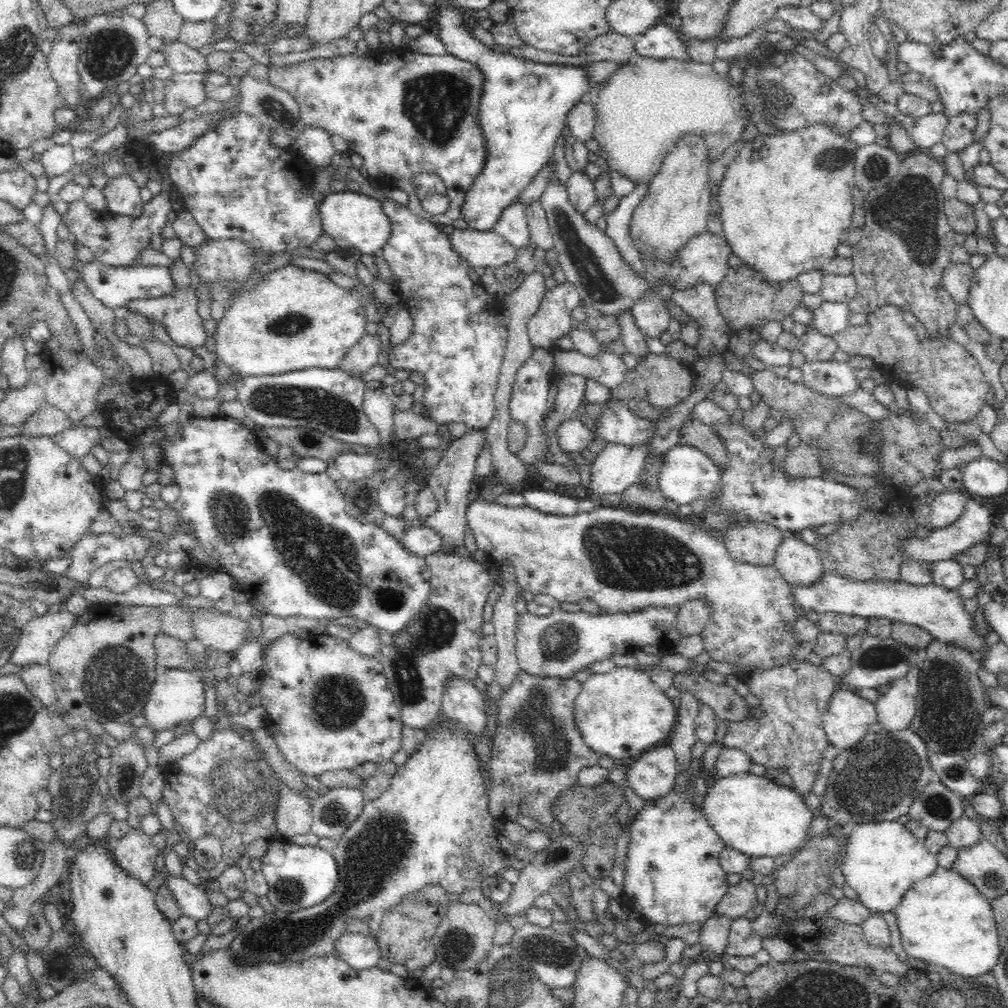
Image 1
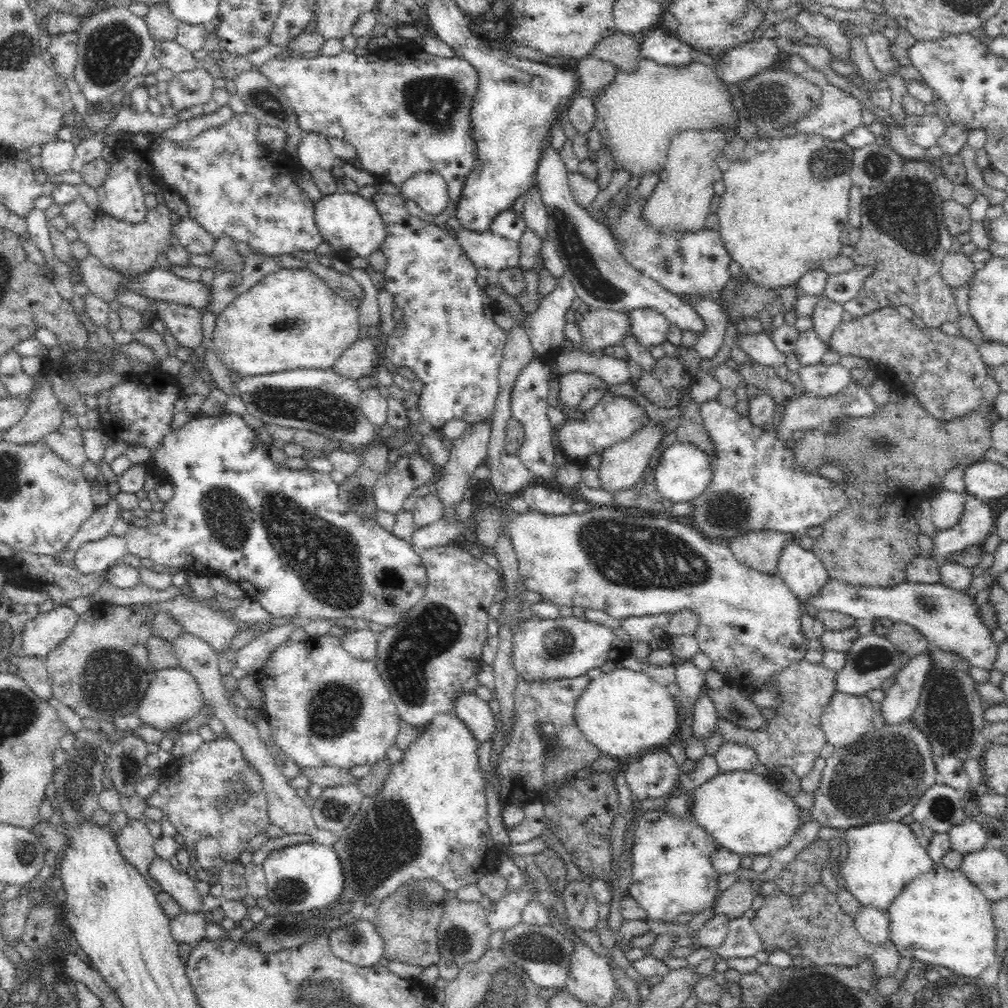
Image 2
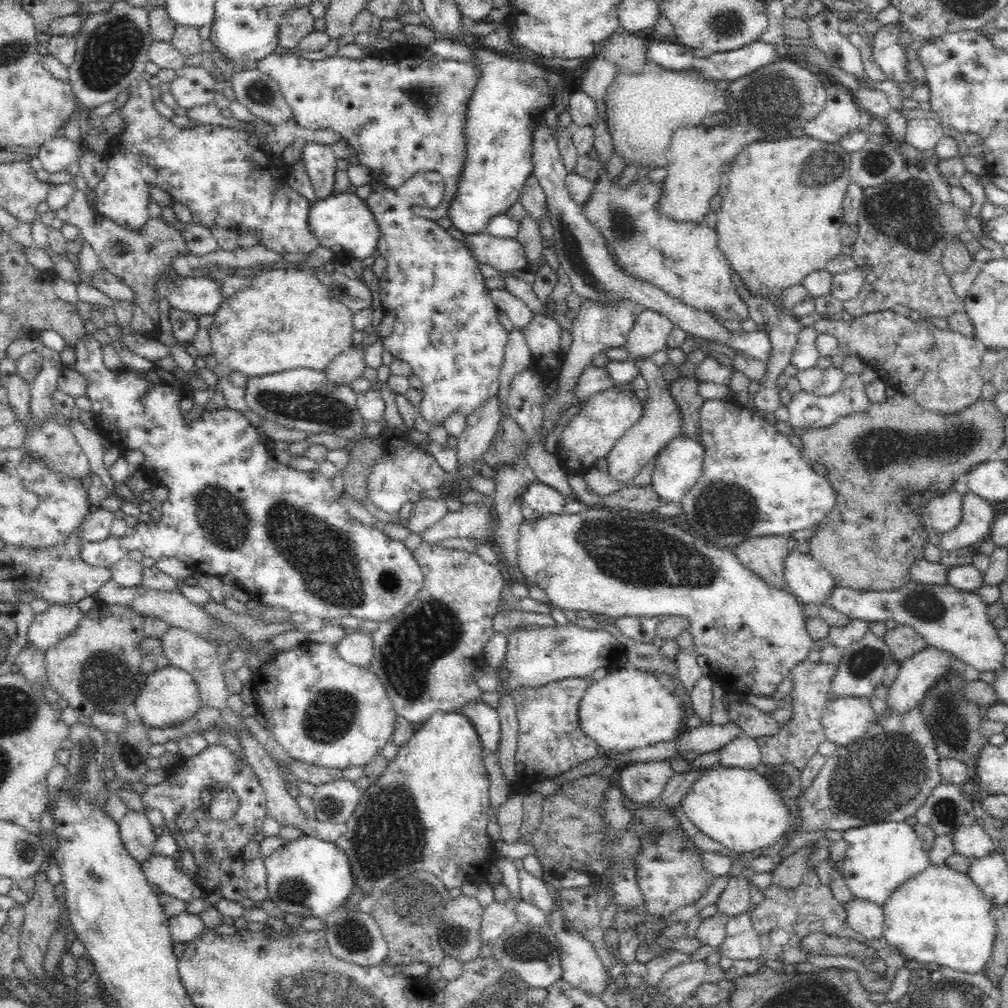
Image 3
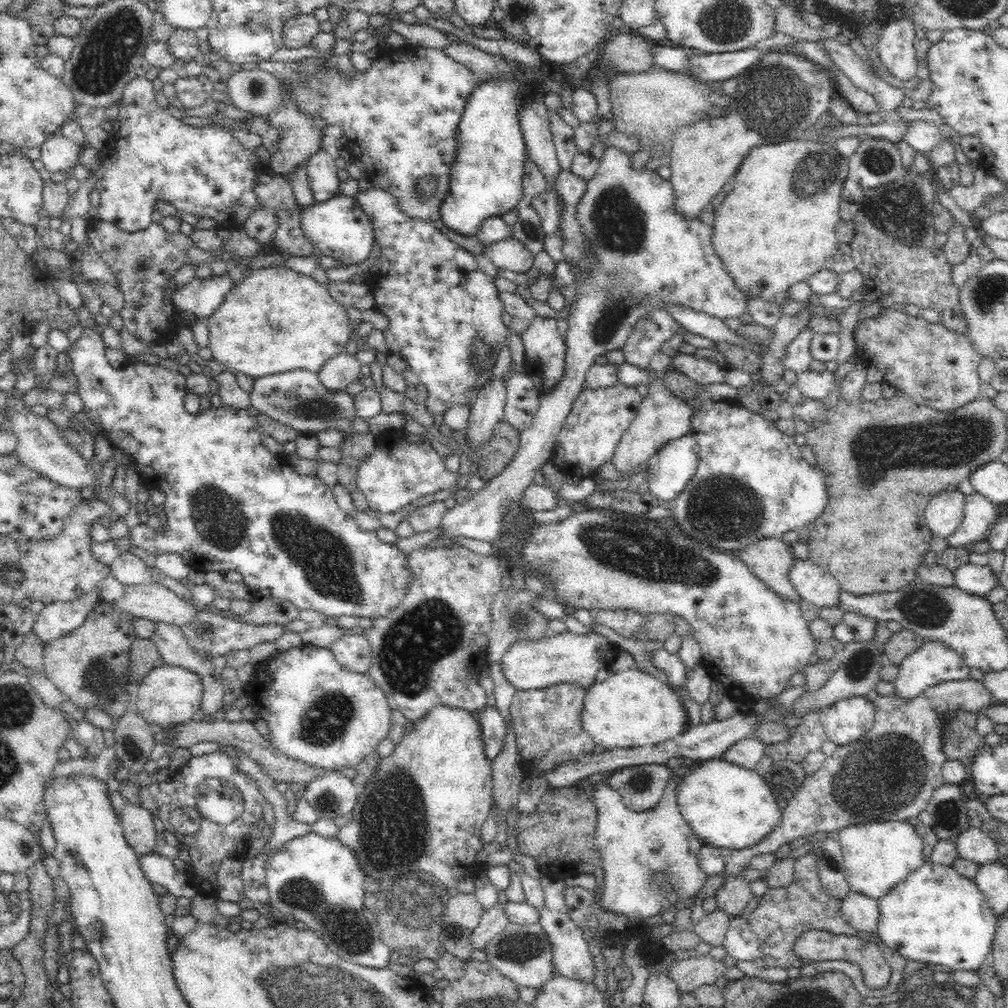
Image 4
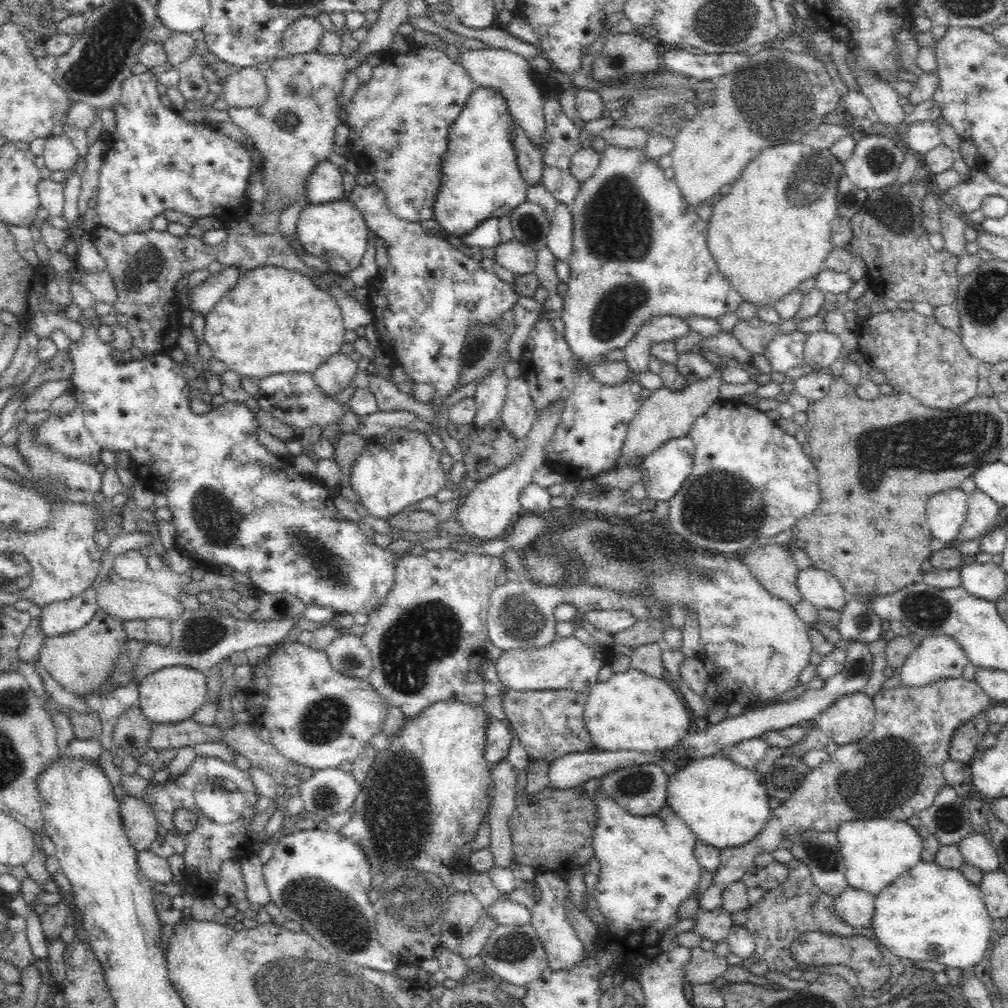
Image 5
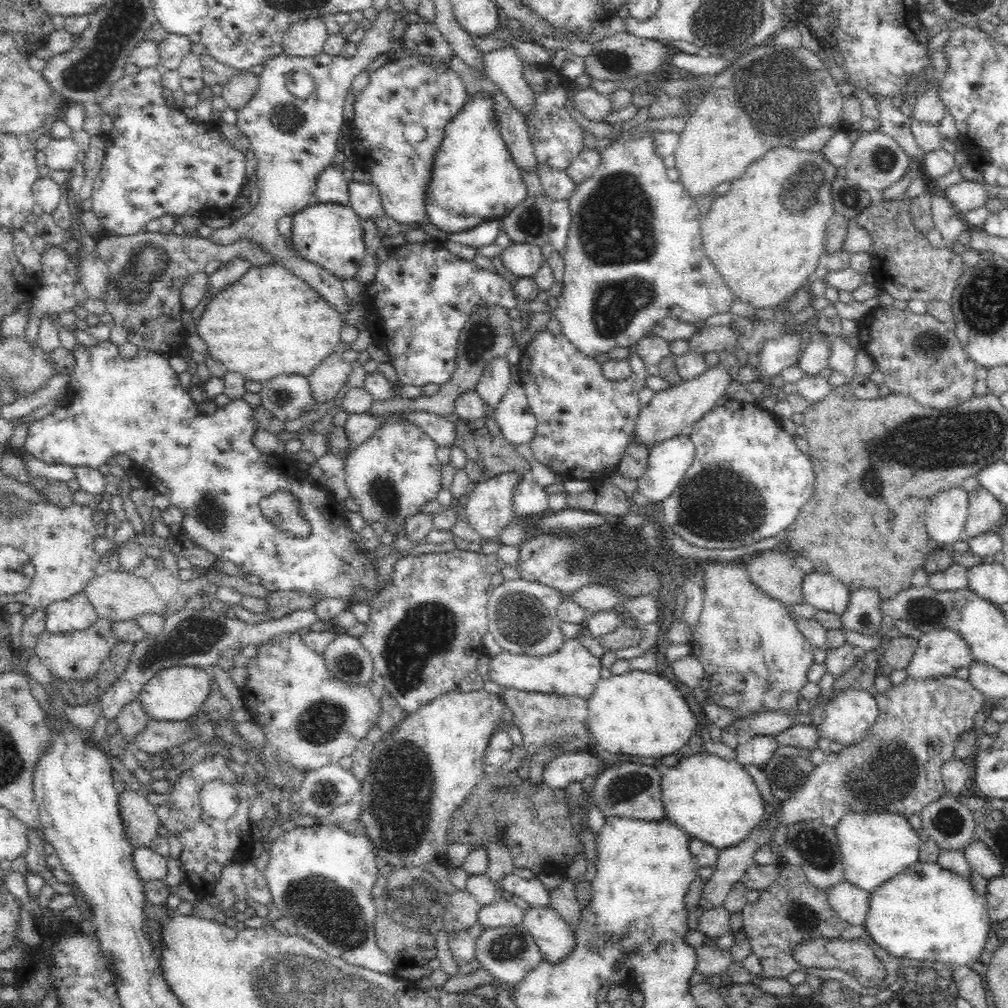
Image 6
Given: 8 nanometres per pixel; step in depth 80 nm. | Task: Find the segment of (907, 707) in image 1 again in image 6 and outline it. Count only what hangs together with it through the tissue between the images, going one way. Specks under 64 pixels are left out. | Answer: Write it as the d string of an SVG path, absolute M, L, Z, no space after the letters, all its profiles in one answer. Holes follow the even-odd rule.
M952 629L933 630L932 632L923 634L918 641L918 648L914 650L908 666L905 671L907 678L923 681L929 678L941 676L954 676L956 670L963 666L969 666L972 663L970 657L970 649L968 645L962 641L960 634Z

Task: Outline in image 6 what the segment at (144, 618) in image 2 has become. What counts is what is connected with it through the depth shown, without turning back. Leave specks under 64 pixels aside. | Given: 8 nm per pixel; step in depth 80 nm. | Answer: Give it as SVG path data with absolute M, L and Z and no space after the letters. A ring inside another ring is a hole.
M100 616L92 626L84 630L58 634L44 631L37 638L35 653L39 656L41 664L51 672L53 678L72 681L72 683L89 681L97 675L112 648L120 643L118 637L113 633L112 623L112 620Z

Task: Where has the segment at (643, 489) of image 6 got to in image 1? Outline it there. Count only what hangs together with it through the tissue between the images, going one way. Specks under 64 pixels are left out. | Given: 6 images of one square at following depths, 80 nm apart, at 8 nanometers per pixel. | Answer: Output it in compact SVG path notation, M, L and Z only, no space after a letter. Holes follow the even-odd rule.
M680 445L670 448L663 458L659 474L659 484L666 499L679 506L690 504L699 499L708 499L721 488L722 472L718 466L704 453L691 445Z

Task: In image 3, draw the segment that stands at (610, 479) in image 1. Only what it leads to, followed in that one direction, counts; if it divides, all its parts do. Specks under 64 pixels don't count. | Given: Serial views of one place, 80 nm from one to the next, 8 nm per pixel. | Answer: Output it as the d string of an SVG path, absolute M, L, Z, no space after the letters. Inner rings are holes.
M632 358L636 367L647 380L646 400L643 402L644 414L640 422L634 424L630 430L615 443L613 450L606 456L608 462L607 474L616 480L622 487L630 486L638 472L654 461L655 457L665 448L674 438L679 437L681 430L681 413L671 395L671 390L666 387L666 381L660 374L658 365L651 358Z

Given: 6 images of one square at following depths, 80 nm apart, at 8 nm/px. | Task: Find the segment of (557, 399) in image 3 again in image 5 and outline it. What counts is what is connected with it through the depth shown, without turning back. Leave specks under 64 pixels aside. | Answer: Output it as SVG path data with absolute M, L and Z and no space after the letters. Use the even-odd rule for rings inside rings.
M607 145L600 156L599 165L596 172L581 185L570 206L573 217L573 251L568 258L570 265L570 276L567 280L567 295L563 298L564 306L561 310L561 318L565 324L565 339L572 353L572 363L578 371L591 366L591 362L596 356L606 354L614 349L622 349L629 340L634 338L638 328L650 320L652 316L678 316L681 319L686 316L707 316L717 319L719 316L728 313L735 313L743 302L746 302L739 292L732 288L728 279L720 272L712 253L707 247L707 223L703 222L691 206L687 206L680 195L680 187L666 175L666 171L656 165L656 161L647 160L644 157L643 149L624 149L614 145ZM560 398L556 402L550 402L546 409L537 411L536 421L532 424L529 434L522 439L526 448L505 470L499 471L487 480L480 481L476 488L467 494L466 502L459 504L452 516L466 534L478 536L486 541L496 537L501 538L509 531L516 517L522 513L520 504L522 490L533 483L535 472L546 468L546 446L562 422L564 406L566 404Z

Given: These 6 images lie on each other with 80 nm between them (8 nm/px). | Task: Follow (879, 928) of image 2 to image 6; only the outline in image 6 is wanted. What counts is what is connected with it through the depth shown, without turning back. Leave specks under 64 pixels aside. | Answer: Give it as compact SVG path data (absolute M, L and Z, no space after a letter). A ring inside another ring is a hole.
M848 881L832 886L827 892L830 907L844 922L852 926L865 925L870 910L871 894Z

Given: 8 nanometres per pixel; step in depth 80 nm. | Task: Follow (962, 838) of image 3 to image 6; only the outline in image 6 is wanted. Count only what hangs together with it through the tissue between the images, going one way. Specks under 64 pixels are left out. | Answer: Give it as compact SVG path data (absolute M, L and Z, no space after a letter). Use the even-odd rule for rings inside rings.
M973 837L972 840L962 848L962 852L971 868L984 878L987 878L987 880L1003 874L1000 861L996 858L993 851L979 838Z

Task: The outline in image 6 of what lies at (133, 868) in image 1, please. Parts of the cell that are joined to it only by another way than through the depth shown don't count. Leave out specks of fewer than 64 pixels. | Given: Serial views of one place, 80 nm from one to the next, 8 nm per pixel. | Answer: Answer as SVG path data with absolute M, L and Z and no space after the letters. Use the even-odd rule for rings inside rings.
M125 790L118 799L127 839L134 849L148 847L161 825L154 805L148 803L145 795L134 791Z

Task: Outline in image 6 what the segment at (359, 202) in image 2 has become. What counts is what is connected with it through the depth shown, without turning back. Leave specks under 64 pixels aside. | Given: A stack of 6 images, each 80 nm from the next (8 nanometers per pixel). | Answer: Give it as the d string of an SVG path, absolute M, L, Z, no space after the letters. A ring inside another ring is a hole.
M315 202L296 213L292 223L292 242L307 261L320 265L342 280L348 280L356 274L365 255L361 219L349 204Z

